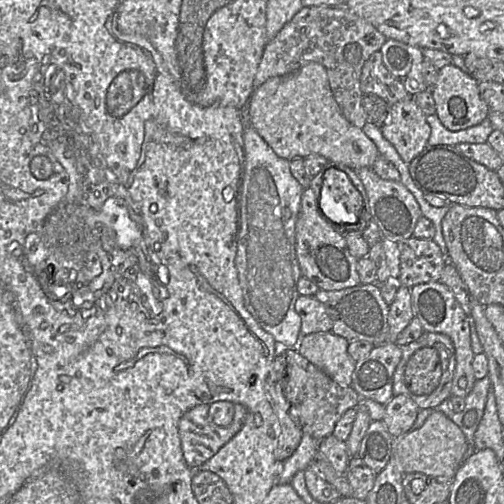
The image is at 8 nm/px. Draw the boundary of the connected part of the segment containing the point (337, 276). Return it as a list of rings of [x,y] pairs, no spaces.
[[[310,187],[304,189],[296,222],[296,254],[302,276],[315,283],[320,290],[338,291],[361,283],[357,271],[358,259],[350,253],[338,227],[321,213],[314,191]]]

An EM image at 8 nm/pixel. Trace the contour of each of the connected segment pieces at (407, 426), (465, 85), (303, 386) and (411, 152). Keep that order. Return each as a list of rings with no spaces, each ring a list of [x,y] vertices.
[[[397,395],[385,405],[383,423],[394,439],[398,439],[412,431],[420,409],[417,404],[406,395]]]
[[[453,64],[438,70],[437,81],[430,89],[436,107],[436,115],[450,131],[460,131],[480,124],[488,117],[489,108],[480,97],[478,81]]]
[[[296,348],[280,349],[286,357],[287,376],[284,392],[290,403],[290,413],[300,425],[303,434],[309,434],[315,440],[332,435],[336,423],[344,413],[363,403],[363,399],[351,386],[336,383],[326,373],[304,358]]]
[[[414,97],[396,102],[389,108],[388,116],[380,127],[381,132],[409,164],[428,145],[431,128]]]

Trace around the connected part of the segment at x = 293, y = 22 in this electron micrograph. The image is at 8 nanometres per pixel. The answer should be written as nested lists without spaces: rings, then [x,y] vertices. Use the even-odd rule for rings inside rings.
[[[346,6],[303,7],[266,43],[254,78],[254,90],[271,77],[290,74],[311,62],[319,63],[327,71],[331,91],[343,116],[362,129],[366,124],[361,104],[364,96],[360,89],[362,68],[386,40],[371,23]]]

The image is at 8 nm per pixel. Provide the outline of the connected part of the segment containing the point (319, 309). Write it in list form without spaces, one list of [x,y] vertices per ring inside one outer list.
[[[299,295],[295,310],[301,318],[301,336],[332,330],[331,318],[325,306],[315,296]]]

